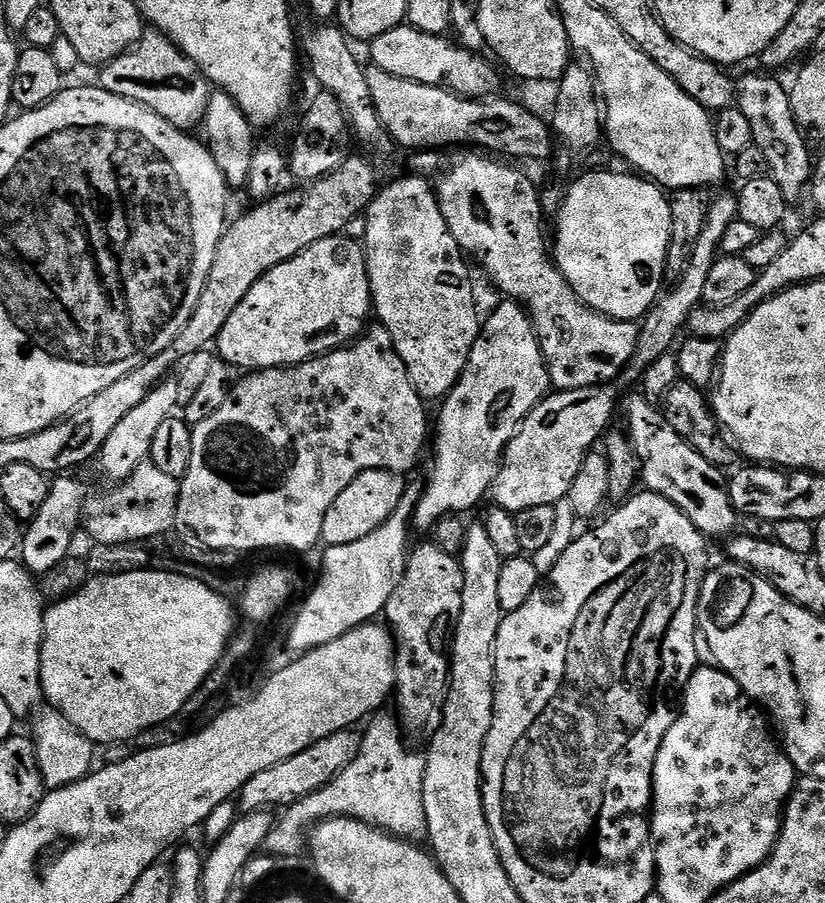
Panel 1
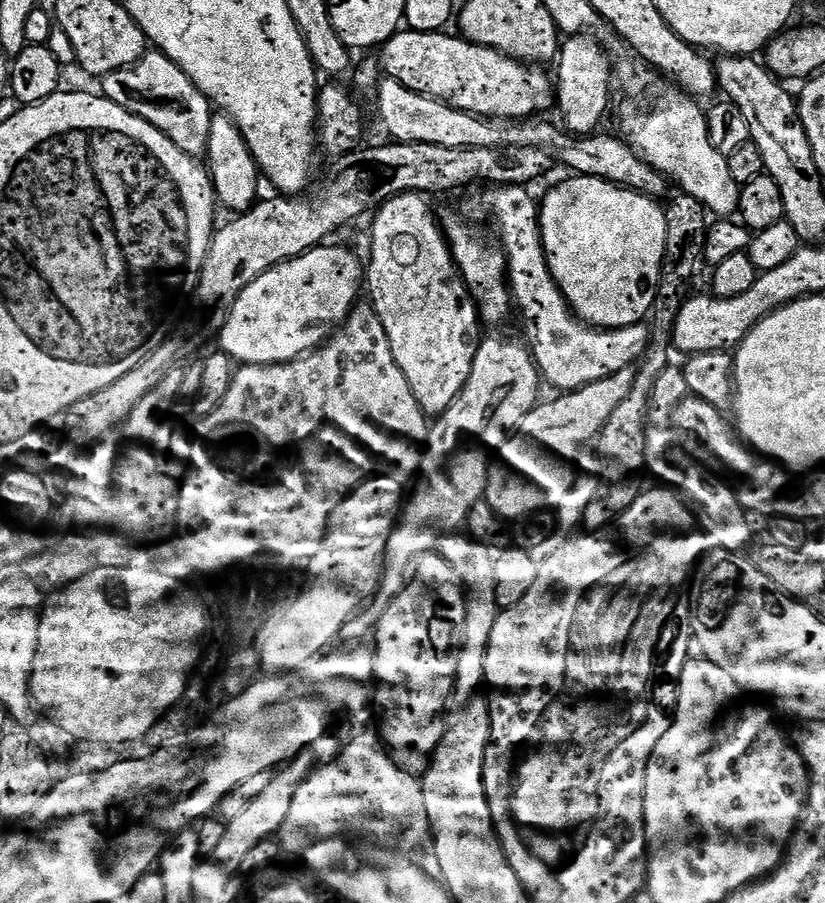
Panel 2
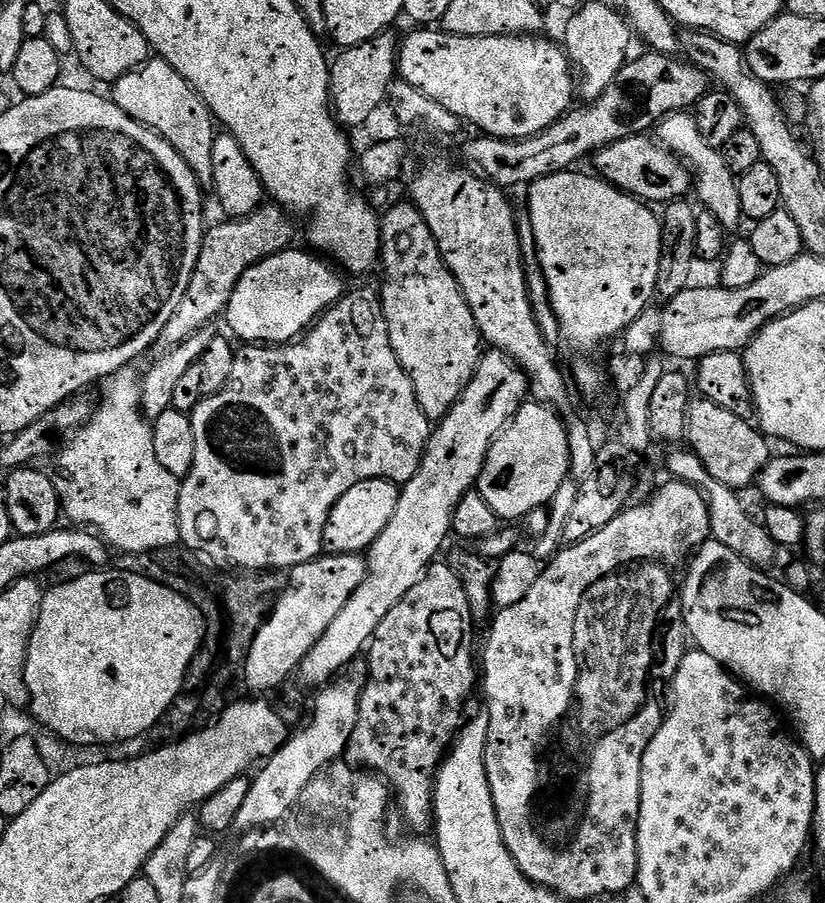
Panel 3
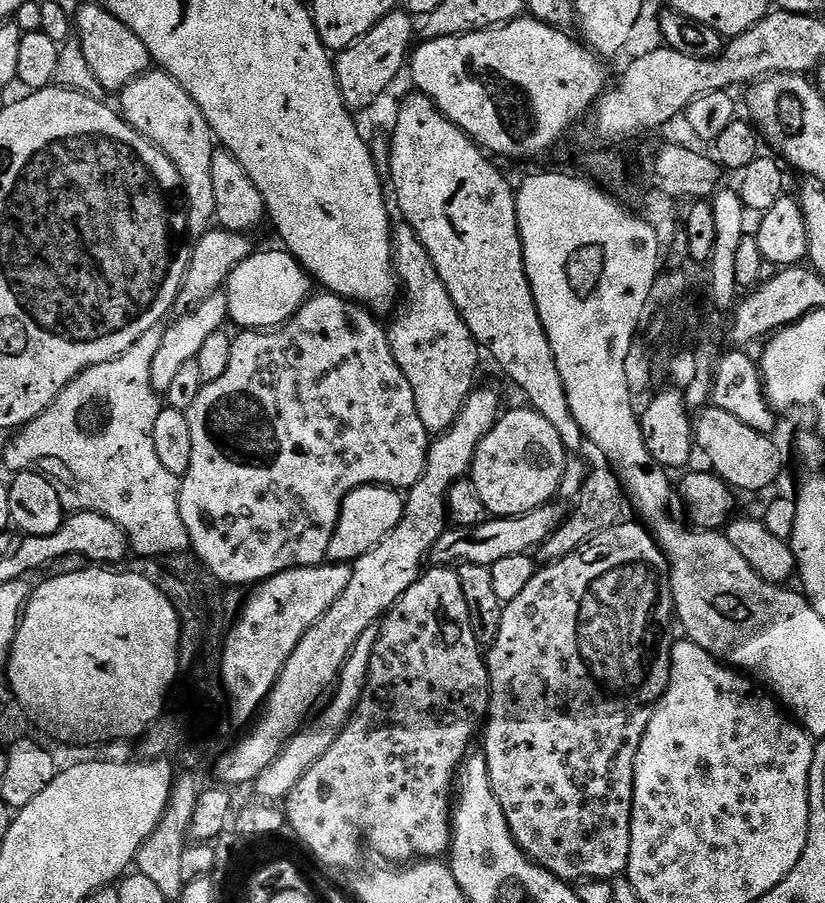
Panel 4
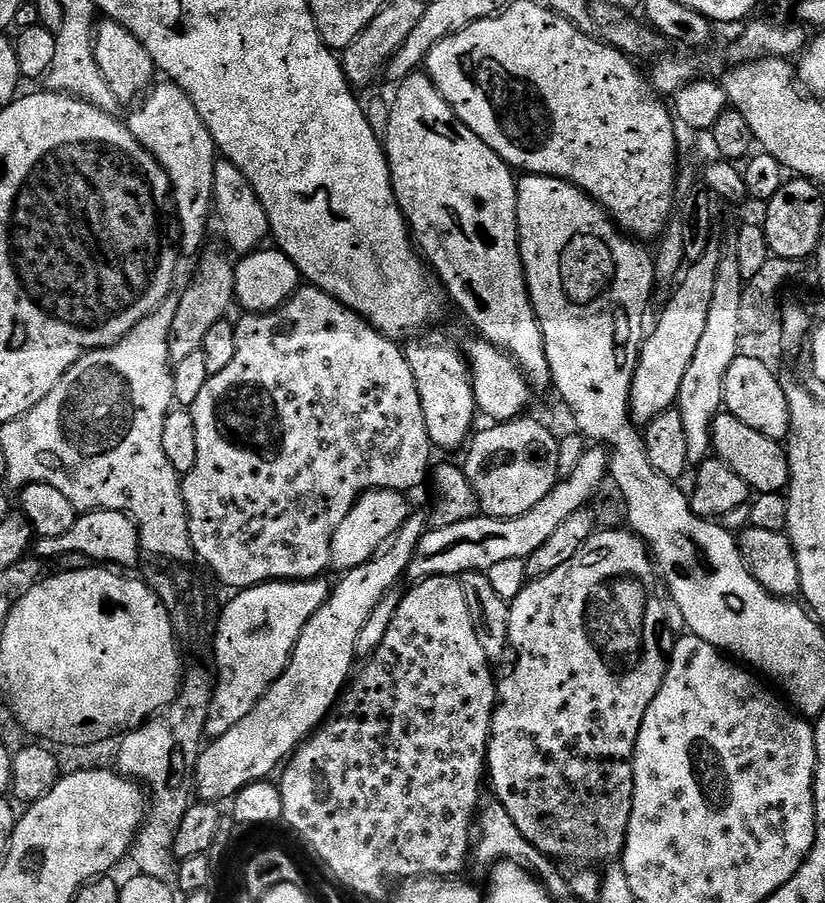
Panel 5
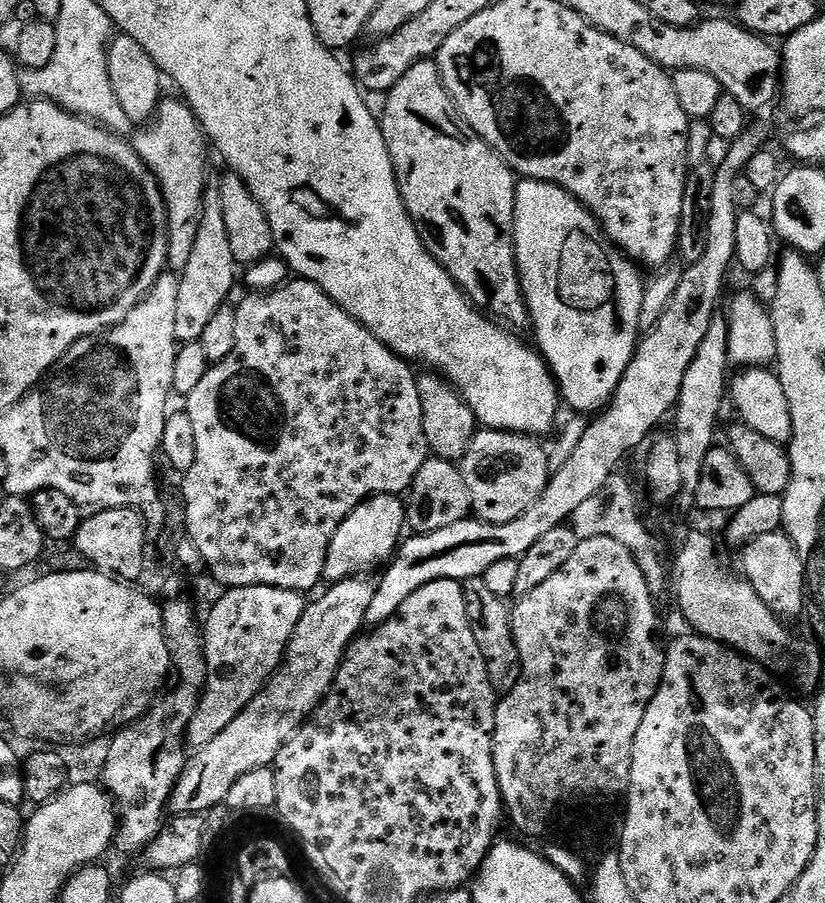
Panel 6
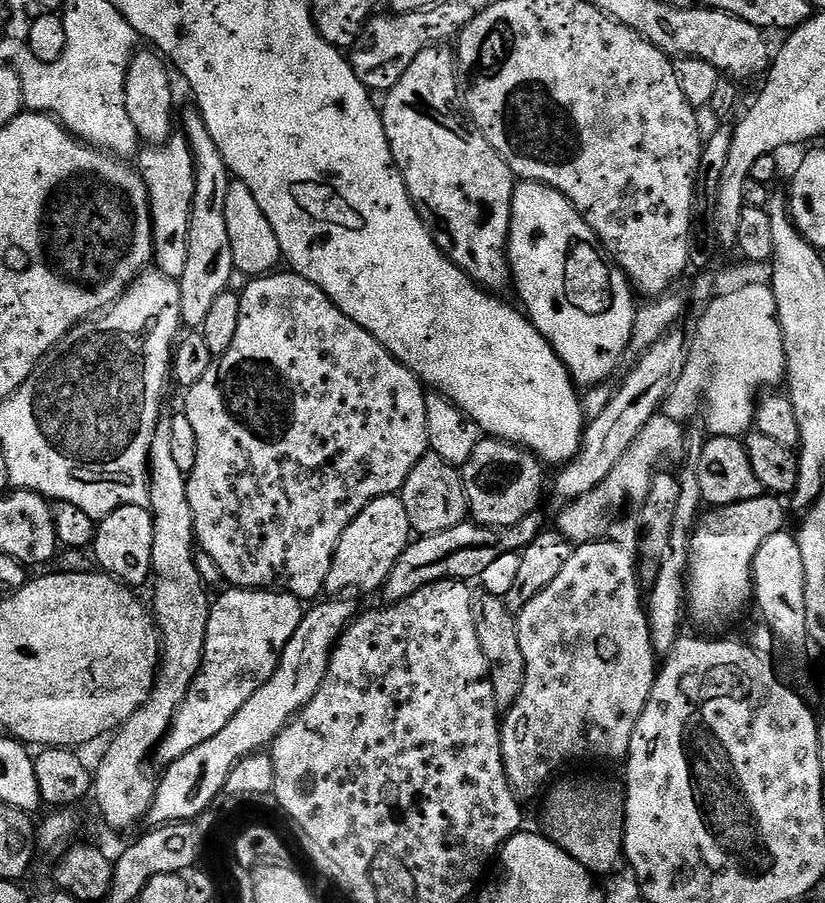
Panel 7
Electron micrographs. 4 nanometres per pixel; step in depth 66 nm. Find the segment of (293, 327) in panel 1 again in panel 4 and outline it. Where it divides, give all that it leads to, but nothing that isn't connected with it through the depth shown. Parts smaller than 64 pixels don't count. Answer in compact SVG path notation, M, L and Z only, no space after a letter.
M255 251L229 276L226 285L228 320L236 323L237 329L275 330L287 324L310 298L314 284L308 273L289 252L279 251Z

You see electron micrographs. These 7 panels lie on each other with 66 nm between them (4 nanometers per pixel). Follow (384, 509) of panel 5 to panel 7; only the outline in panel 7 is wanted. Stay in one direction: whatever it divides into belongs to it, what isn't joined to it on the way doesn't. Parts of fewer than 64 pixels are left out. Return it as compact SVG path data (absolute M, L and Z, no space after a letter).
M396 494L379 496L366 506L366 510L362 510L362 514L358 514L358 518L354 518L354 522L350 522L350 526L346 526L330 566L330 574L326 574L324 592L332 598L352 594L348 592L379 593L413 536L403 499Z

